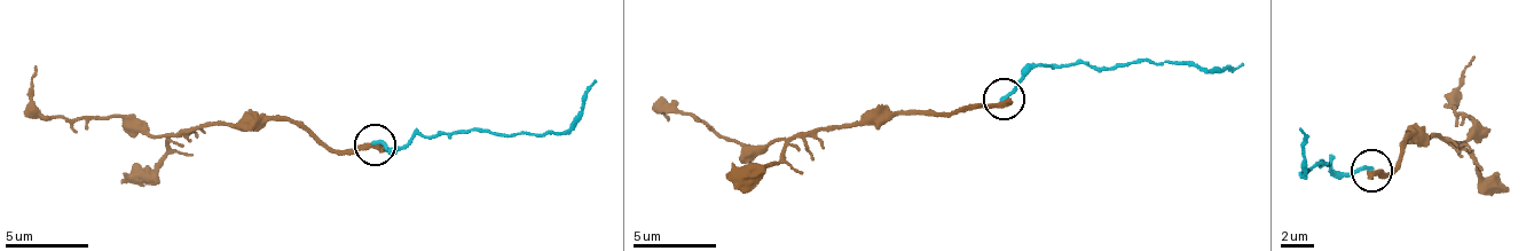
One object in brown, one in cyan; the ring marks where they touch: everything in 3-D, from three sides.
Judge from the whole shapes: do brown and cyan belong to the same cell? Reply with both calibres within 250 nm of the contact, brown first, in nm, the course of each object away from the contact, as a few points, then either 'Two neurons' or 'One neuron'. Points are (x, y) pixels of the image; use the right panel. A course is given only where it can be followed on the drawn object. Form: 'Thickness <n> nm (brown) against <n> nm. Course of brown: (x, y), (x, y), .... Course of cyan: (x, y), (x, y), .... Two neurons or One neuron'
Thickness 360 nm (brown) against 220 nm. Course of brown: (1373, 171), (1389, 173), (1417, 131), (1456, 144), (1471, 135), (1472, 118), (1454, 101), (1476, 55). Course of cyan: (1373, 171), (1334, 171), (1330, 162), (1320, 162), (1300, 179), (1299, 126). Two neurons

